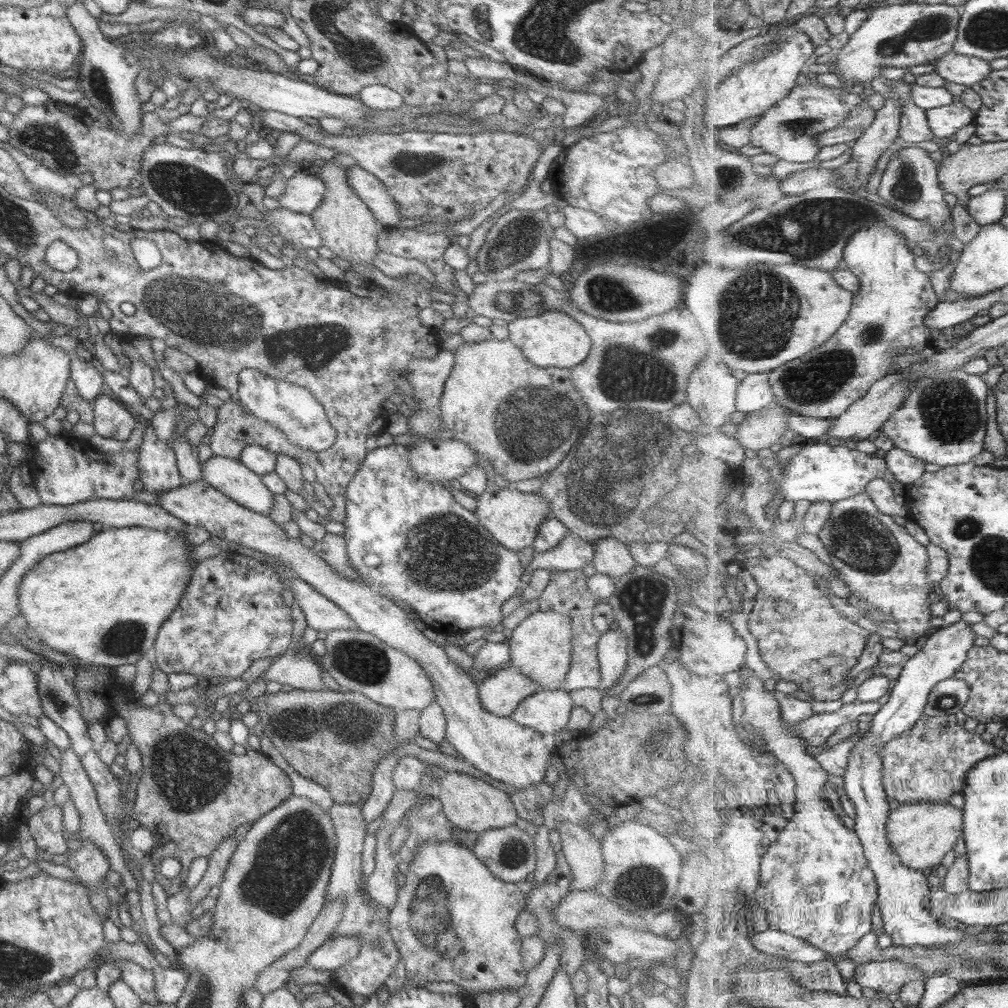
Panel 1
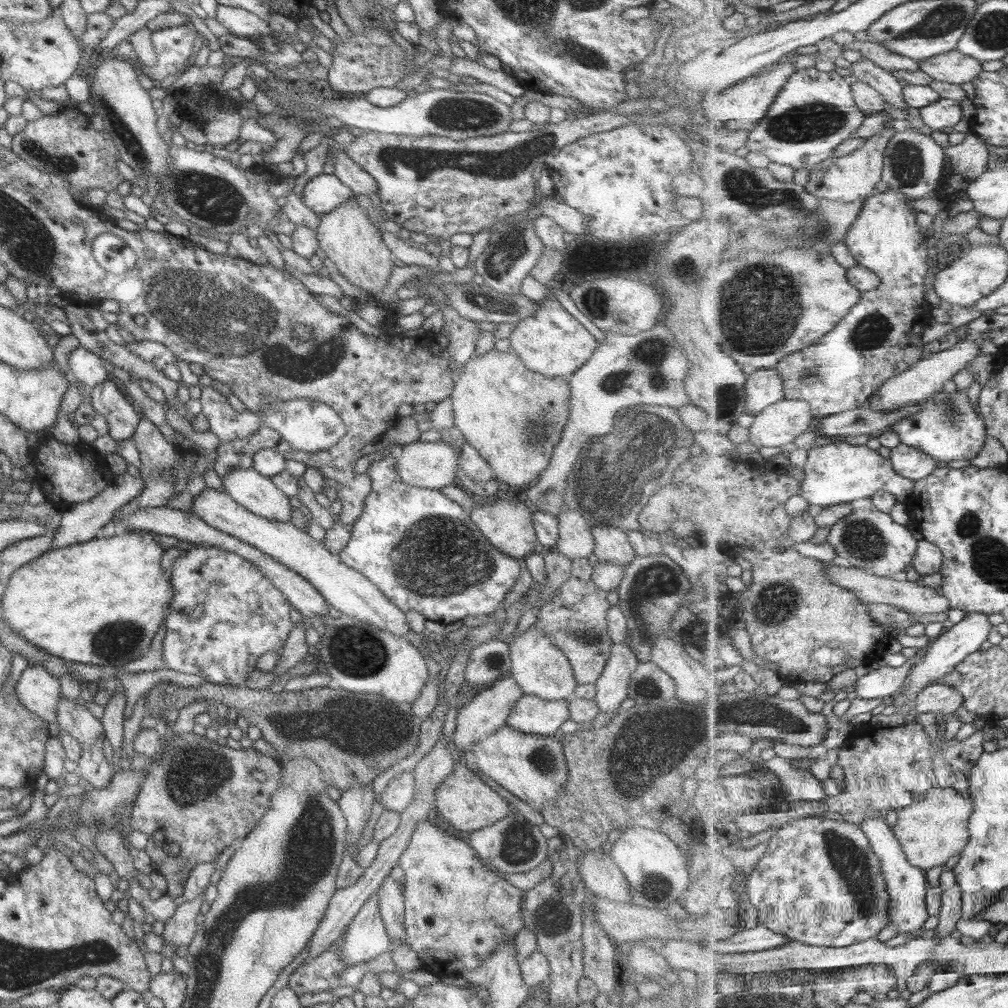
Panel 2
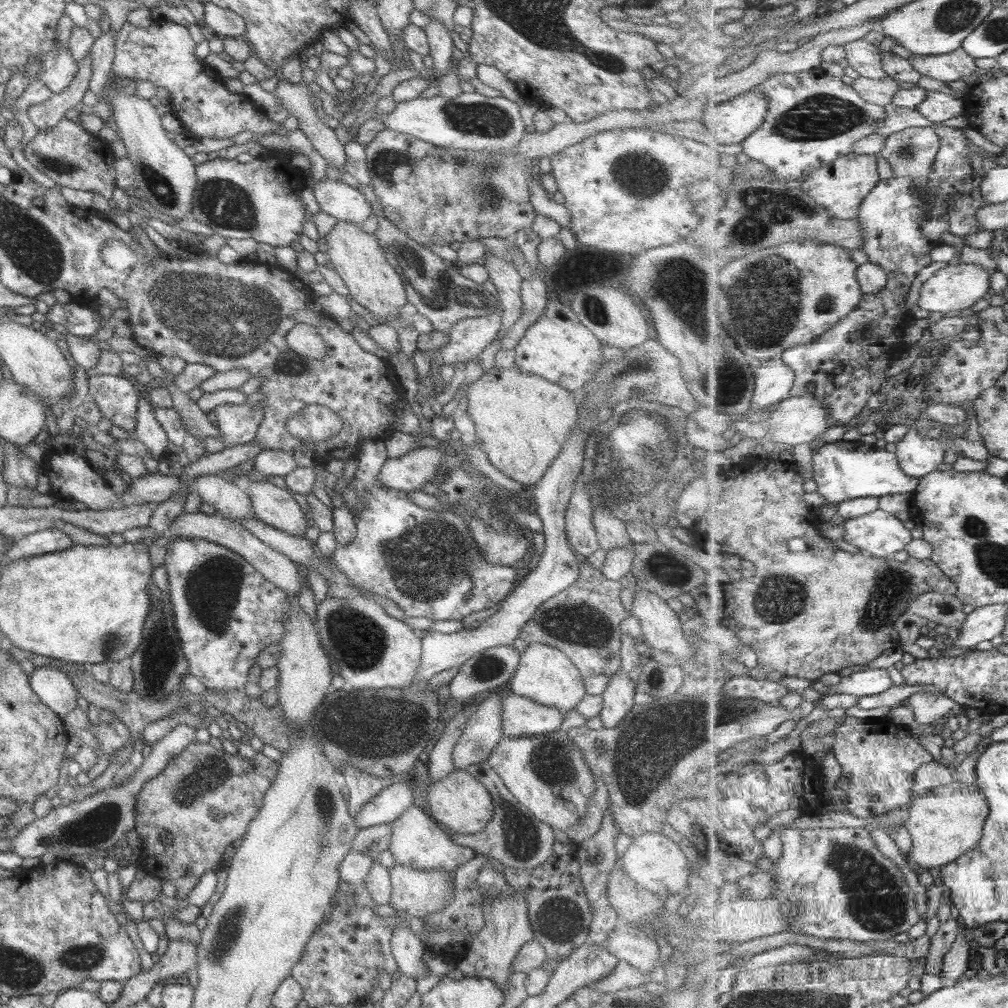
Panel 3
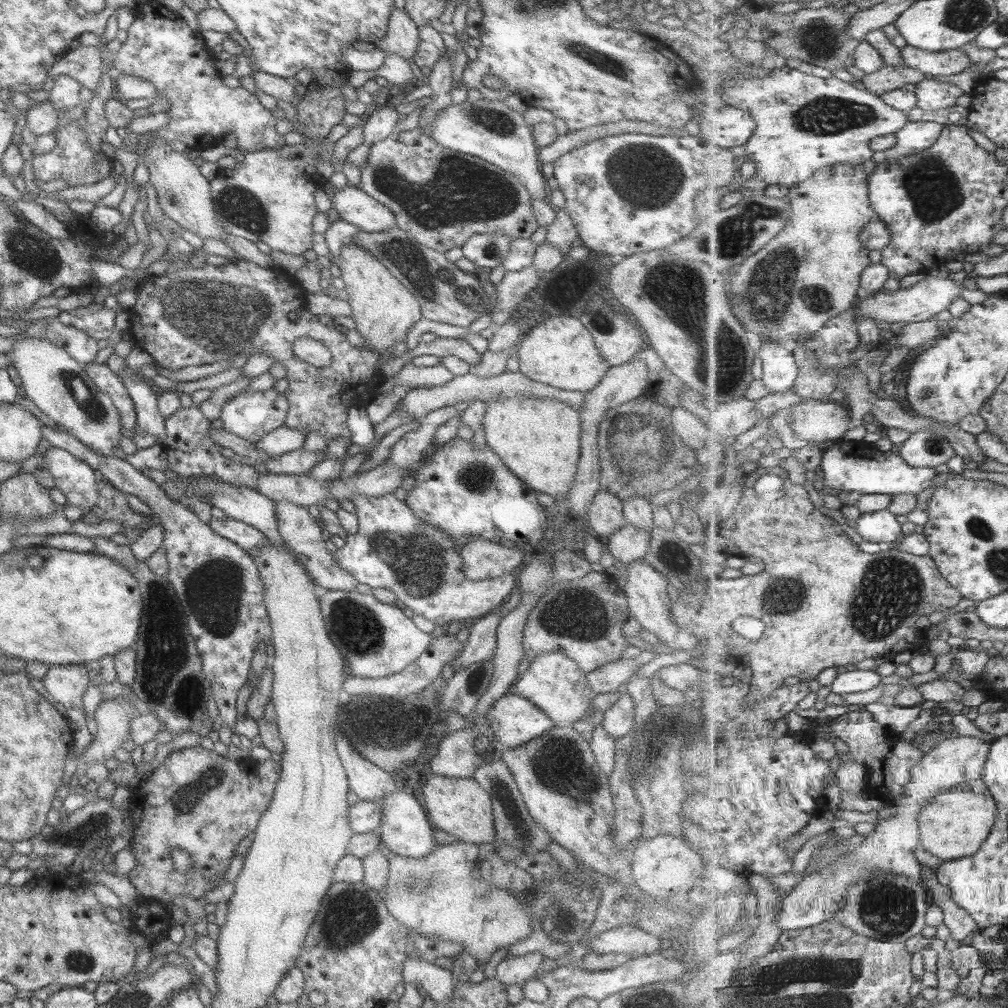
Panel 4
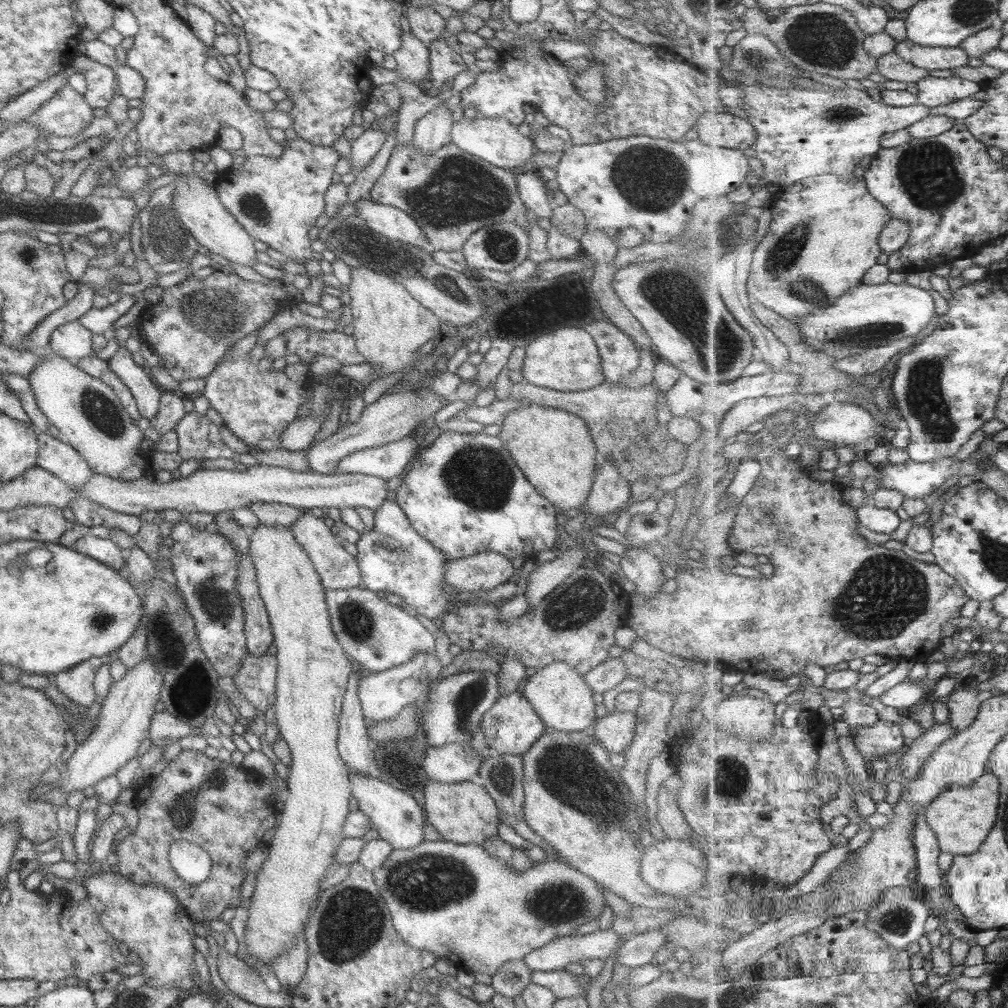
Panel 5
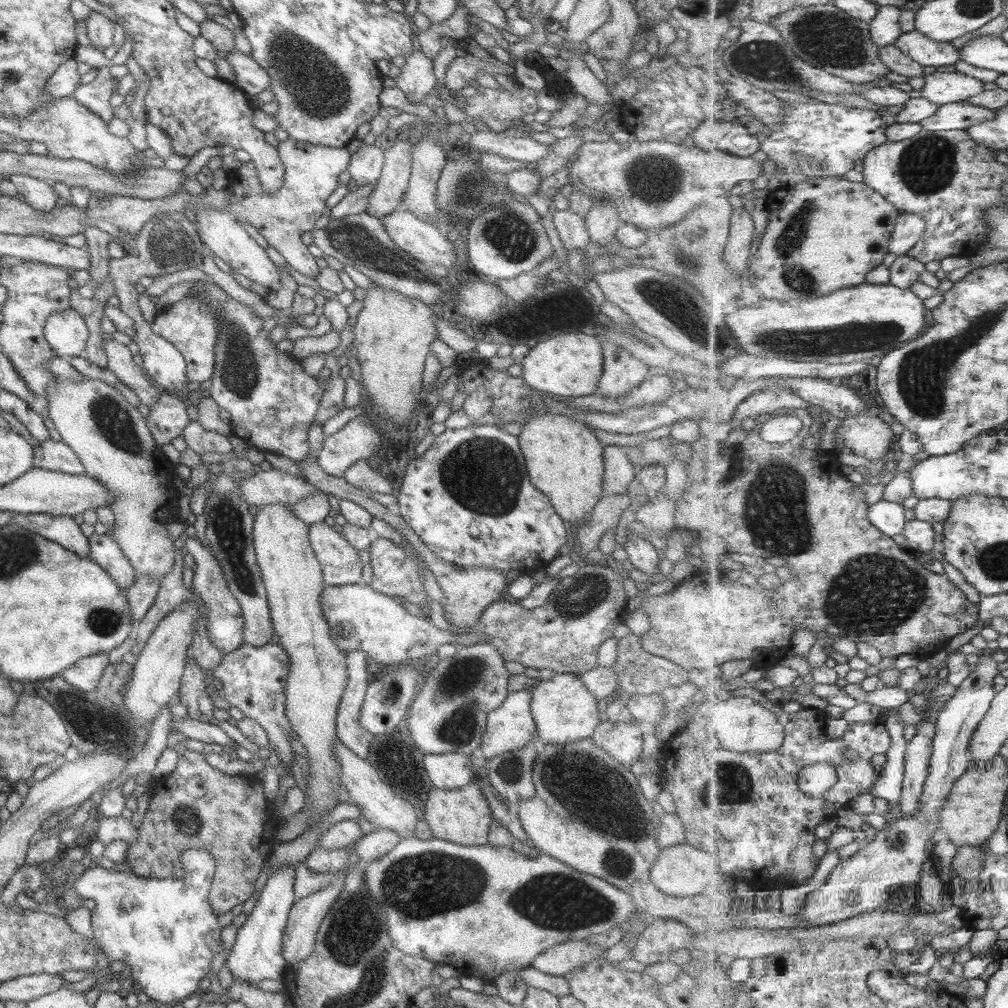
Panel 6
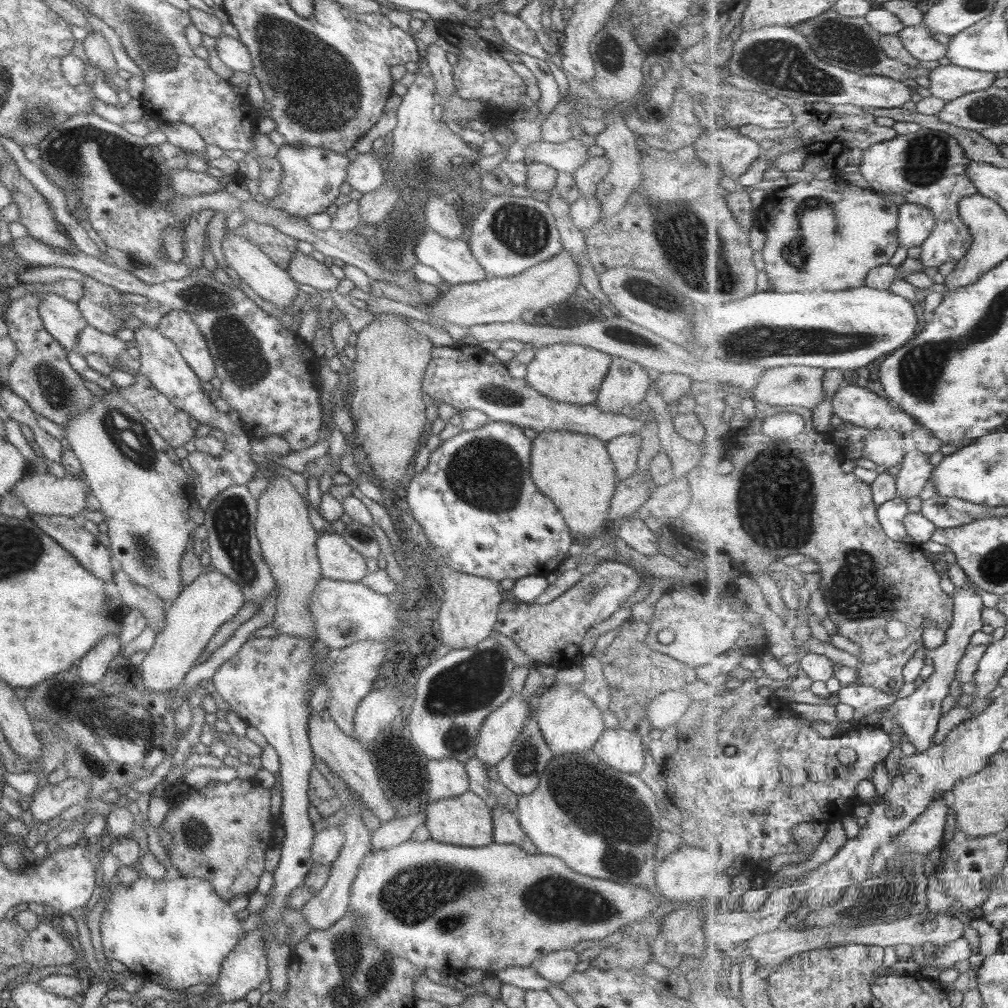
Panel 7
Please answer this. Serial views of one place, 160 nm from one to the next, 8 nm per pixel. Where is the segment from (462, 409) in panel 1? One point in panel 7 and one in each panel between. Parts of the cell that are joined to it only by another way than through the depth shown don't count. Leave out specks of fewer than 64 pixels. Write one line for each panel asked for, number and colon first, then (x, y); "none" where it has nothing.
2: (512, 417)
3: (521, 421)
4: (537, 440)
5: (553, 449)
6: (563, 459)
7: (573, 470)

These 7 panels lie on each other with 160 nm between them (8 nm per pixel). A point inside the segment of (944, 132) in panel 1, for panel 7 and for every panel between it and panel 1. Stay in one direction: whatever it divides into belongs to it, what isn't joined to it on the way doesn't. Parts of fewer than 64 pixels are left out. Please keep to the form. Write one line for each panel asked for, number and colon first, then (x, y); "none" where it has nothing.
2: (945, 113)
3: (938, 106)
4: (932, 94)
5: (935, 90)
6: (942, 88)
7: (949, 82)

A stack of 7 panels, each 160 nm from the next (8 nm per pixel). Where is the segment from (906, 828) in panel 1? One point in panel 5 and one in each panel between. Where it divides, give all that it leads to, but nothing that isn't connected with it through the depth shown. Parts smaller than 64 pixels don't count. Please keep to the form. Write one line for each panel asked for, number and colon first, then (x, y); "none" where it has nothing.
2: (933, 831)
3: (949, 821)
4: (956, 823)
5: (963, 817)

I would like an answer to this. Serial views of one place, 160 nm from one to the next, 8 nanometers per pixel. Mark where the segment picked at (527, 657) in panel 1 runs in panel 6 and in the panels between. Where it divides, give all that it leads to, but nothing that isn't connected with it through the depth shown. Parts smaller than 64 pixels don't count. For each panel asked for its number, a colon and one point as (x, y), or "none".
2: (539, 668)
3: (544, 674)
4: (553, 683)
5: (559, 696)
6: (563, 711)

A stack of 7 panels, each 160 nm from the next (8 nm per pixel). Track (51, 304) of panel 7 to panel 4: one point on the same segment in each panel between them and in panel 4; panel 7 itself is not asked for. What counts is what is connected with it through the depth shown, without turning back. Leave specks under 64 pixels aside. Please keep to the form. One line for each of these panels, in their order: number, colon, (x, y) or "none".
4: (82, 349)
5: (71, 341)
6: (65, 332)

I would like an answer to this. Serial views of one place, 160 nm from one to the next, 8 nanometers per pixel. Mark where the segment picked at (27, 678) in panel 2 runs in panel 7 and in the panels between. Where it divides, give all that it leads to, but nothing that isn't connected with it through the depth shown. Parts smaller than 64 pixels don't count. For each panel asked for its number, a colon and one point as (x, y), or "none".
3: (53, 687)
4: (67, 684)
5: (75, 683)
6: (83, 675)
7: (95, 663)

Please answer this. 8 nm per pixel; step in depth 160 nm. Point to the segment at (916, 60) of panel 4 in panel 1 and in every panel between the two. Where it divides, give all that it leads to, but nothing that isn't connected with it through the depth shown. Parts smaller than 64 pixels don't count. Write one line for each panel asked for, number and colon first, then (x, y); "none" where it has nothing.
1: (968, 70)
2: (955, 67)
3: (959, 65)

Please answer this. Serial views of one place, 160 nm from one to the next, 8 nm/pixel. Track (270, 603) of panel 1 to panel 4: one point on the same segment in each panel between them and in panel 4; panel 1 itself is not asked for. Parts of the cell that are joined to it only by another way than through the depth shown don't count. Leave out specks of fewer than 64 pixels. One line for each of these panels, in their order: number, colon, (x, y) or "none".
2: (223, 613)
3: (225, 612)
4: (217, 584)

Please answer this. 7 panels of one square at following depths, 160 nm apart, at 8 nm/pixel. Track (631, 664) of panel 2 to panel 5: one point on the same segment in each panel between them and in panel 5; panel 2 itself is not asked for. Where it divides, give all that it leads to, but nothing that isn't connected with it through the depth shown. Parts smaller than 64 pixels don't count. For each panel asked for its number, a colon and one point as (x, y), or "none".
3: (617, 699)
4: (617, 720)
5: (613, 732)

